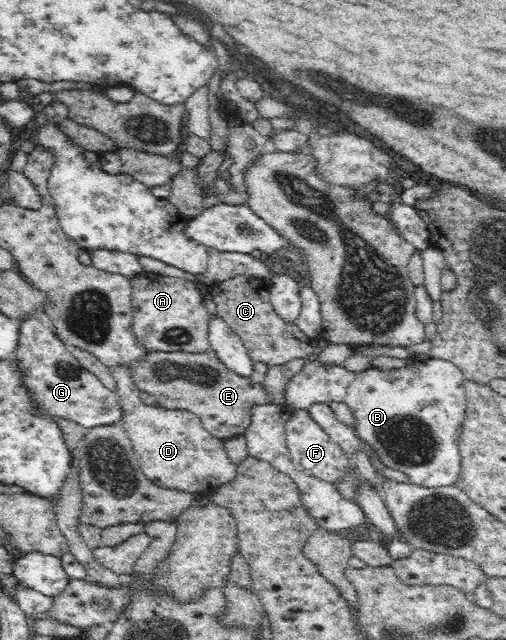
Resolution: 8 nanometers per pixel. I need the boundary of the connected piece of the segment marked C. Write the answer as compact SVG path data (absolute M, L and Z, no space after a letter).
M238 276L228 282L210 285L209 289L220 290L211 292L216 296L219 316L236 334L240 334L243 345L248 348L247 353L255 362L266 363L272 367L295 359L304 360L314 351L316 341L312 337L307 337L296 323L282 319L281 315L276 316L271 300L268 300L270 286L271 278Z

